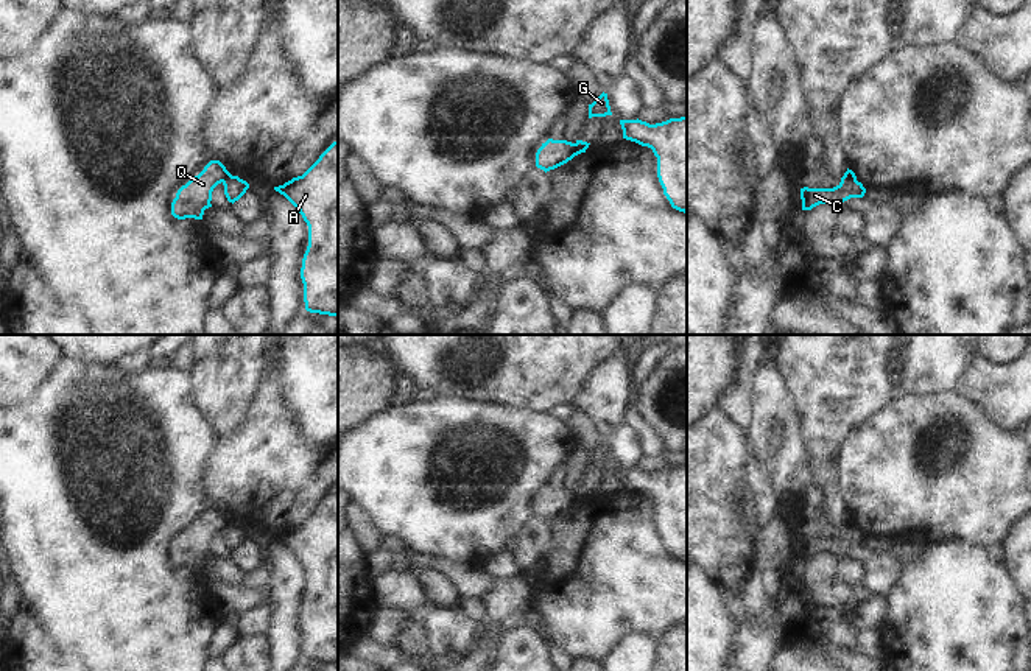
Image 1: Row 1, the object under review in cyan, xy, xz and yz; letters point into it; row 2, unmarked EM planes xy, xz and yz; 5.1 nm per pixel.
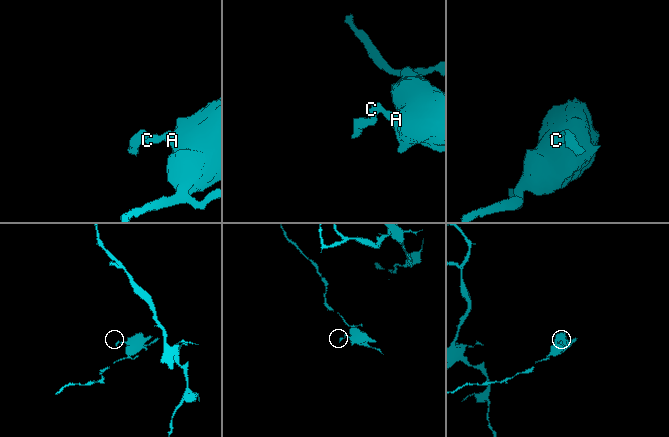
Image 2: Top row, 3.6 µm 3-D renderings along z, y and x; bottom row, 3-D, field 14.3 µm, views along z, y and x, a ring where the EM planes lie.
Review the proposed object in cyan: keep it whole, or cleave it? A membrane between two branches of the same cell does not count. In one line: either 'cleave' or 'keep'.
cleave

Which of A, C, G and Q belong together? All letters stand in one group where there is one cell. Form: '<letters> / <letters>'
A C G / Q

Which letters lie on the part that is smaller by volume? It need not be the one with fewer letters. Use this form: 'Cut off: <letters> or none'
Cut off: Q

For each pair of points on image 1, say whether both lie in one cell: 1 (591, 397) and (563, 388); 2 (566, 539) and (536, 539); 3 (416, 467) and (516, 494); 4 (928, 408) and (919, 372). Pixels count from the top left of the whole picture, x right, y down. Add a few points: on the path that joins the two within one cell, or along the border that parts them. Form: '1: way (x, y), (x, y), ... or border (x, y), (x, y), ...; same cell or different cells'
1: border (601, 363), (589, 379), (587, 386), (572, 404); different cells
2: border (547, 522), (550, 545), (539, 561); different cells
3: way (430, 497), (455, 512), (486, 506); same cell
4: border (953, 389), (930, 396), (908, 394); different cells

